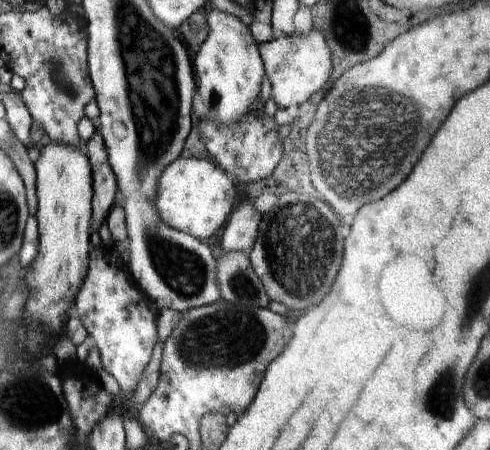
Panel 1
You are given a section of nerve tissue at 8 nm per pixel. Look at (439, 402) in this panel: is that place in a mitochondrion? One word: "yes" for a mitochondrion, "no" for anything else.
yes

